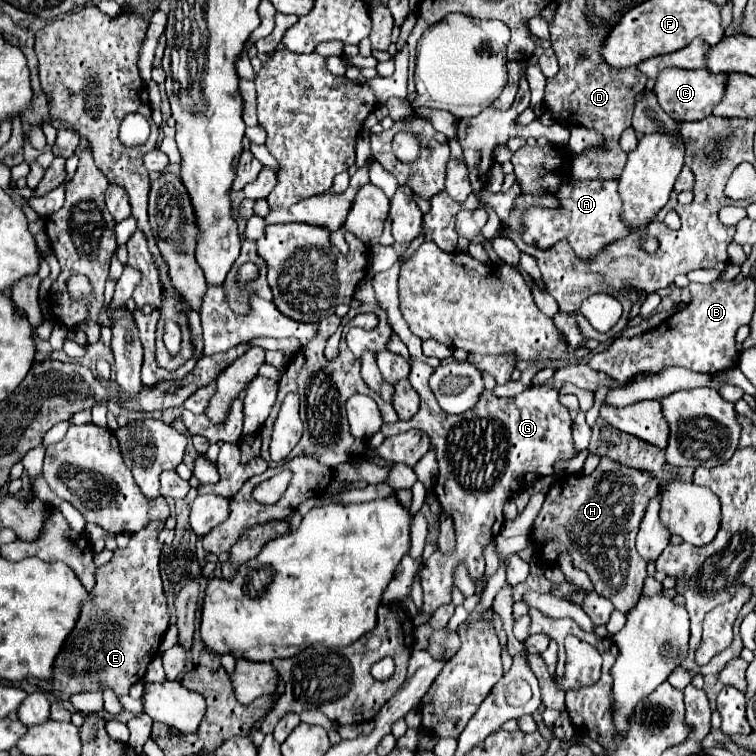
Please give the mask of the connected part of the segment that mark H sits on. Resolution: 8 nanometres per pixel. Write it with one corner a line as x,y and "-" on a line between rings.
603,457
591,475
563,475
551,485
531,531
531,543
545,565
553,565
563,549
571,551
573,567
585,571
595,593
607,597
623,615
639,601
647,563
635,549
639,519
647,499
659,491
651,473
629,469

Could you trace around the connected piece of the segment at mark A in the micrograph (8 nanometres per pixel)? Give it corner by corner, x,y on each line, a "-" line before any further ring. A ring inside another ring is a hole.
567,181
559,185
555,191
555,197
559,201
557,209
541,209
541,207
527,207
521,217
521,239
527,245
535,245
540,250
546,250
555,245
560,238
567,239
575,253
581,259
591,259
599,247
605,247
607,243
613,243
615,239
621,239
629,235
627,227
619,223
619,193
617,193
617,181

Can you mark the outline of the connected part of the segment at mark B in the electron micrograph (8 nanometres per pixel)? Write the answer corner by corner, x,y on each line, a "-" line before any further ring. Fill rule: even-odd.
745,277
741,281
713,281
709,285
689,283
691,301
681,311
665,319
659,327
635,335
617,337
607,349
593,353
587,365
595,371
607,373
619,383
629,383
637,375
661,373
665,367
685,367
695,373
715,375
737,365
739,353
735,349
735,333
741,325
749,325
755,309
755,281

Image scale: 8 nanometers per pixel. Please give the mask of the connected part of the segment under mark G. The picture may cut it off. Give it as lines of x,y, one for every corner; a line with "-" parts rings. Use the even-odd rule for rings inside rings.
411,357
409,359
411,365
411,373
409,373
409,383
413,385
413,389
419,393
421,397
421,409
417,411
417,415
409,421
403,423
383,423
381,433
385,437
389,435
397,435
397,433
405,433
409,429
421,429
429,435
431,441
431,449
437,455
437,463
439,463
439,475
435,481
435,497
439,499
443,511
447,511
453,521
455,521
455,549
451,553
441,553
439,549
427,559
425,569
421,573
421,585
423,585
423,613
435,611
437,607
445,605
451,601
451,589
453,589
453,567
463,559
469,567
471,579
477,579
483,575
485,571
485,559
483,559
483,547
487,543
491,543
501,527
503,527
503,505
505,501
525,489
527,483
533,483
539,477
547,477
553,475
553,463
555,461
569,461
575,457
575,449
573,449
573,437
571,437
571,415
569,409
563,407
559,403
559,391
551,385
539,385
539,387
529,387
519,395
513,397
497,397
491,391
483,393
483,399
479,399
479,403
471,409
465,411
463,415
443,415
443,411
439,411
439,405
435,403
435,395
431,395
429,383
427,379
431,377
433,367
429,367
427,363

